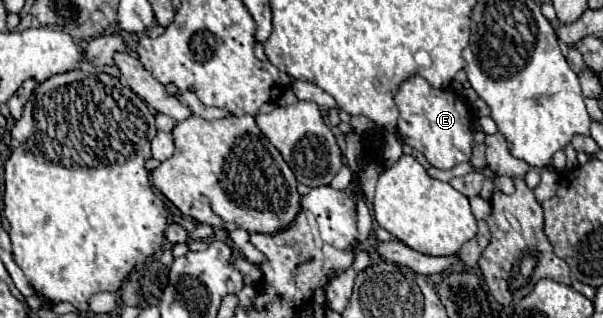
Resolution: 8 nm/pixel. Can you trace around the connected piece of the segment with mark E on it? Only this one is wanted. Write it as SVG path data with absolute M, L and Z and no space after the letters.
M411 75L399 87L395 95L399 117L399 135L403 143L411 145L427 157L427 161L437 169L451 169L463 161L471 159L473 151L473 115L469 105L453 91L443 91L431 87L423 77Z

